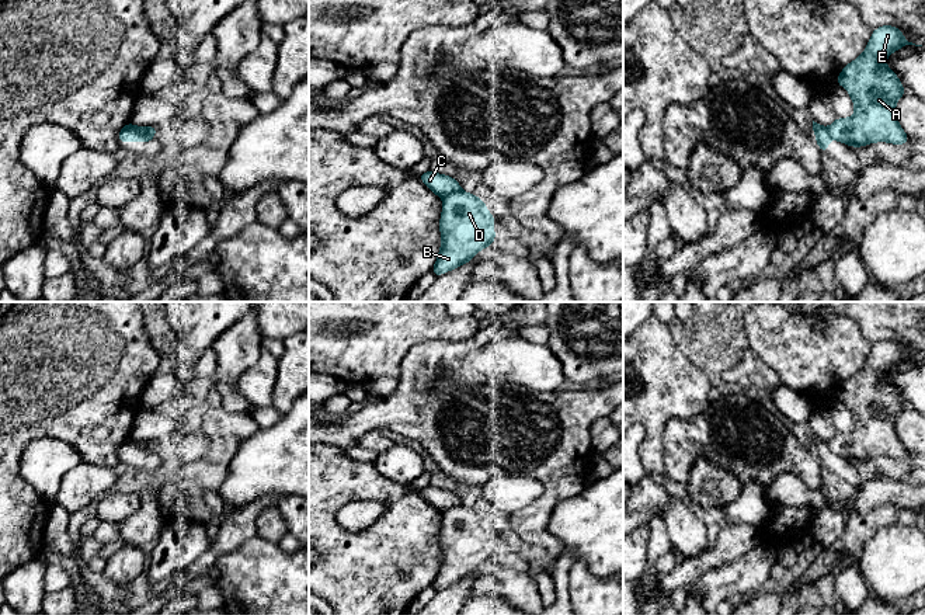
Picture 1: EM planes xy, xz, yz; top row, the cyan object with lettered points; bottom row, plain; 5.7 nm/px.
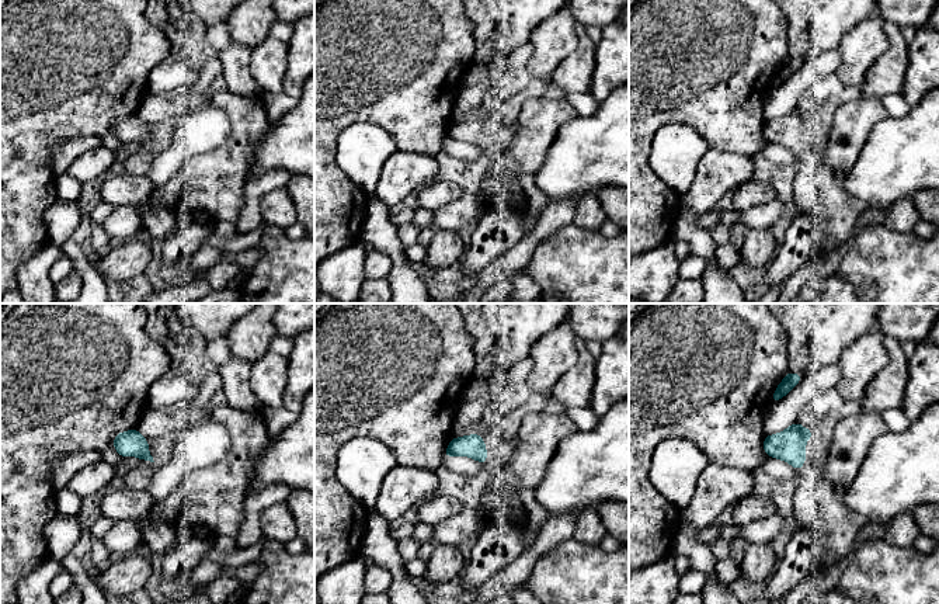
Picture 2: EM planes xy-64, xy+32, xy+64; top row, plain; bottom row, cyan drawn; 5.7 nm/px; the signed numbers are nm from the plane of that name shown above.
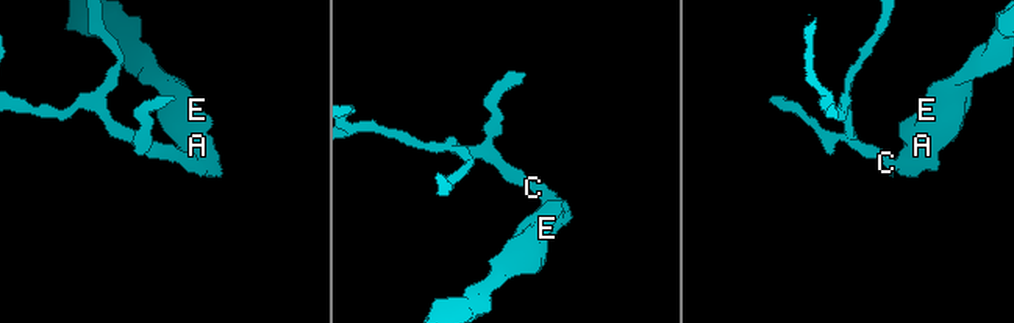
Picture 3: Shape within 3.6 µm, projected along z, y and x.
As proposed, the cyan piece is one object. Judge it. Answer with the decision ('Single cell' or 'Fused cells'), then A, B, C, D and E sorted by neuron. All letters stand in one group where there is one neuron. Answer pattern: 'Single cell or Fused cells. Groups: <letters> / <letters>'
Fused cells. Groups: A B D E / C

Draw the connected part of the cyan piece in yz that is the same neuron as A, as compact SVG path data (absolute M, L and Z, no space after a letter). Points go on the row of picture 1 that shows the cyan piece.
M881 25L873 29L862 55L842 69L837 84L848 91L855 112L849 118L837 117L828 126L832 139L855 149L877 142L910 142L896 115L905 88L886 65L886 59L905 45L915 44L908 42L896 25Z

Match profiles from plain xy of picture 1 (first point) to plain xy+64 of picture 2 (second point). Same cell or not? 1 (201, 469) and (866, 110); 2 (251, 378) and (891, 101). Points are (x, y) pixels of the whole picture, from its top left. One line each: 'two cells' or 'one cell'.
1: one cell
2: two cells

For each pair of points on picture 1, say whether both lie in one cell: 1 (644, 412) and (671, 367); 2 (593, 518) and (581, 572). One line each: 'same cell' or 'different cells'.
1: same cell
2: different cells

